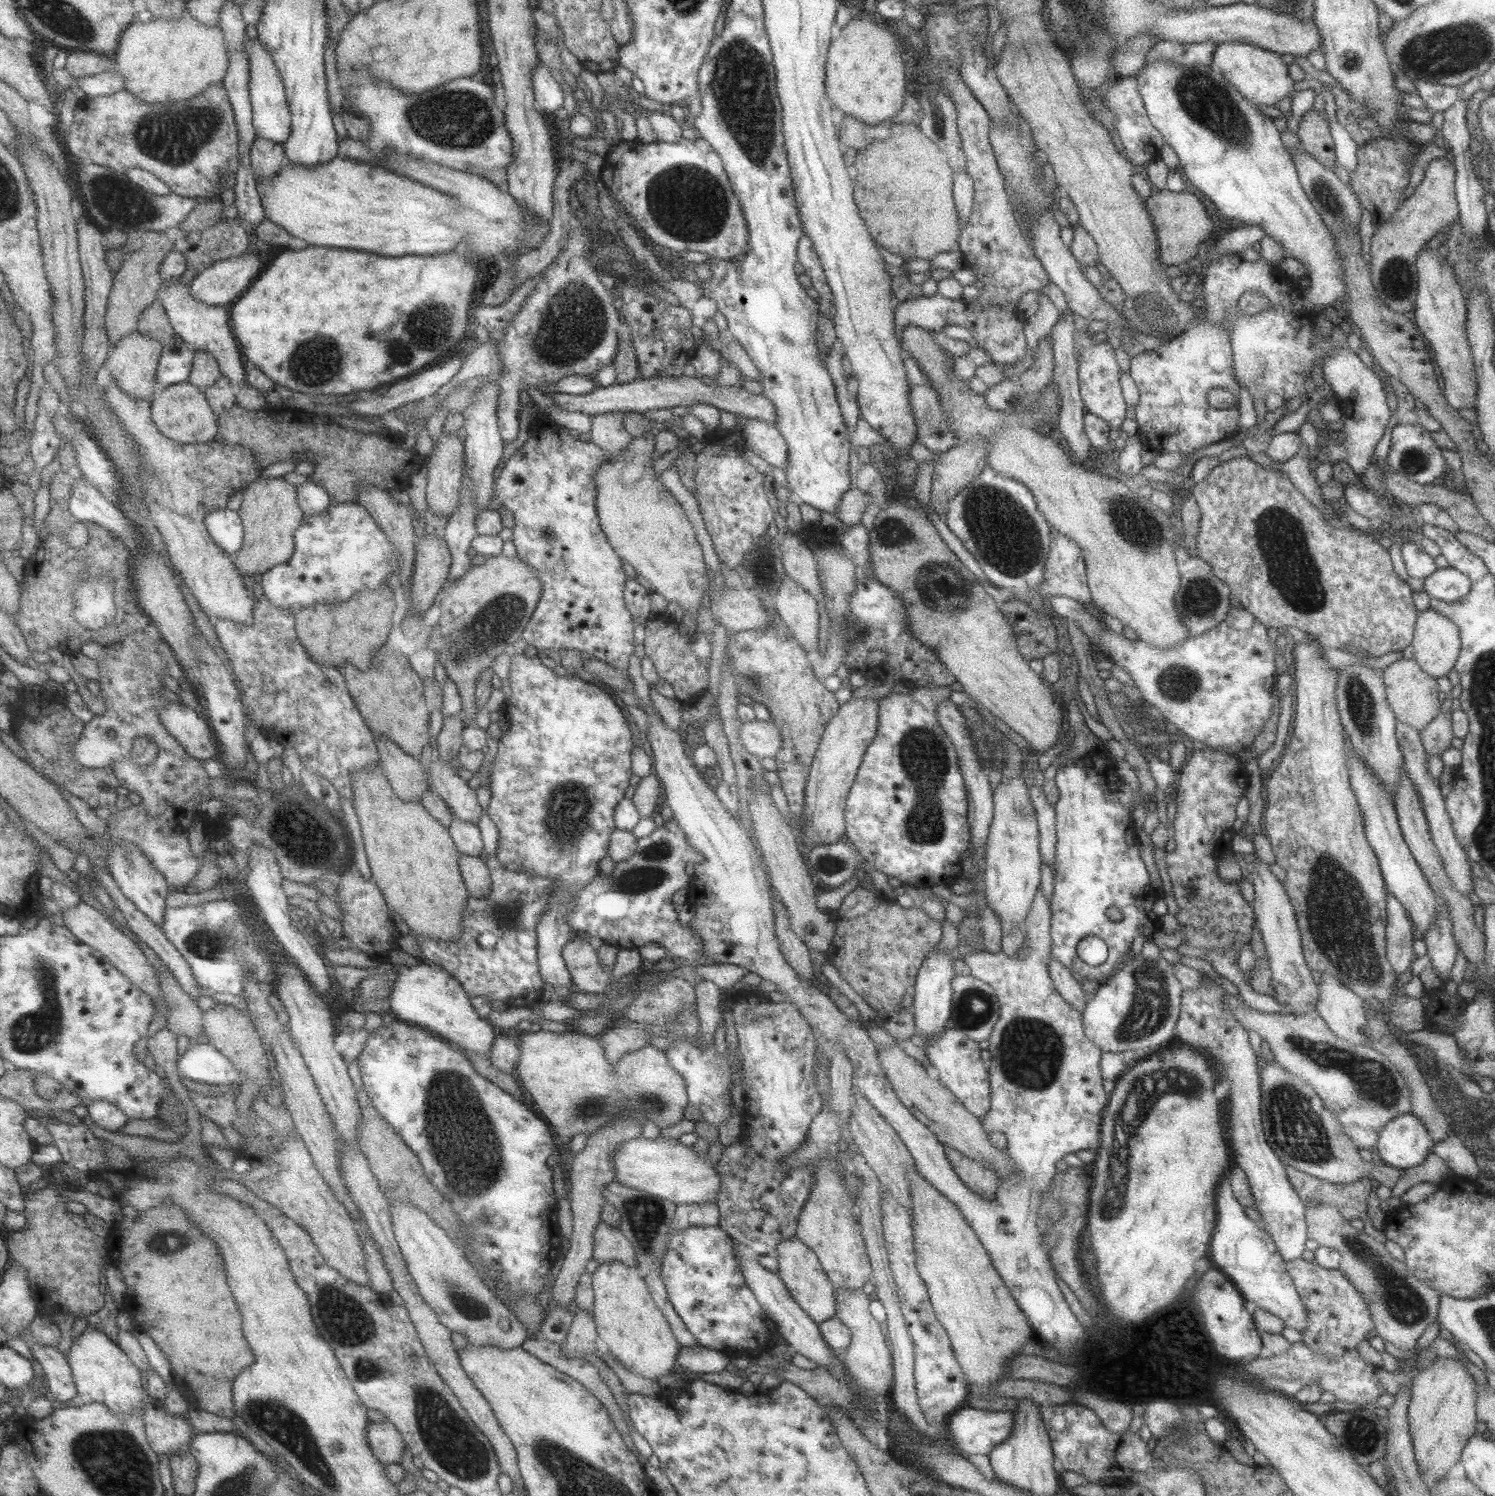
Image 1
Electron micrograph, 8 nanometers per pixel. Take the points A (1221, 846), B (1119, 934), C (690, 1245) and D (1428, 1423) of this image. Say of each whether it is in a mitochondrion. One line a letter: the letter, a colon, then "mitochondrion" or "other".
A: other
B: other
C: other
D: other

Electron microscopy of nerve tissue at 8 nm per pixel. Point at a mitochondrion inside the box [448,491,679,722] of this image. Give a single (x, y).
(504, 614)

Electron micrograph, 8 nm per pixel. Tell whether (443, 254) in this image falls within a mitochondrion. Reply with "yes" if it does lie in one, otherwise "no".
no

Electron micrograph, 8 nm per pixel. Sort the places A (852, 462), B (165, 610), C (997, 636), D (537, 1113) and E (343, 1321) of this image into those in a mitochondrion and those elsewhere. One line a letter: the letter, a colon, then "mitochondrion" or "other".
A: other
B: other
C: other
D: other
E: mitochondrion

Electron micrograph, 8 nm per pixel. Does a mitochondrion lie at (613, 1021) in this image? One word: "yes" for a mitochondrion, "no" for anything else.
no

